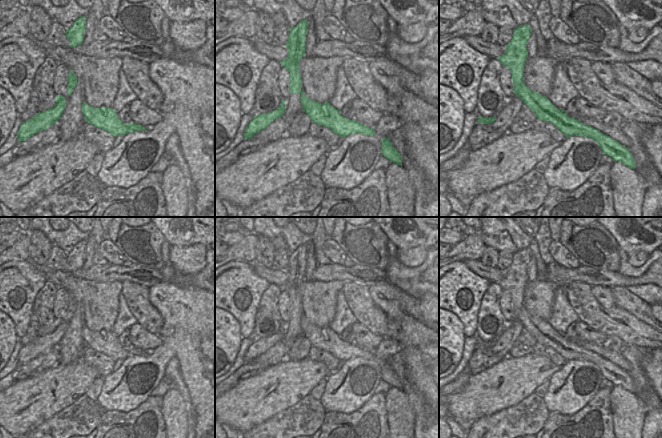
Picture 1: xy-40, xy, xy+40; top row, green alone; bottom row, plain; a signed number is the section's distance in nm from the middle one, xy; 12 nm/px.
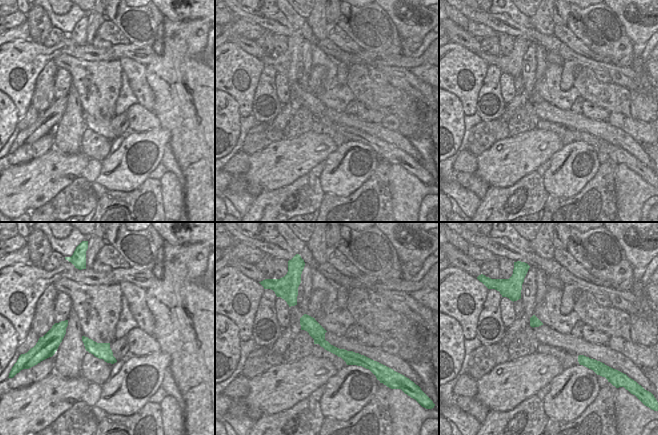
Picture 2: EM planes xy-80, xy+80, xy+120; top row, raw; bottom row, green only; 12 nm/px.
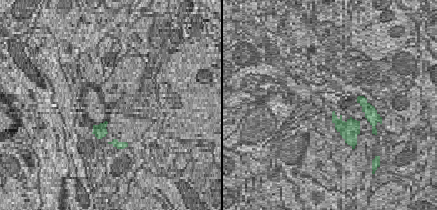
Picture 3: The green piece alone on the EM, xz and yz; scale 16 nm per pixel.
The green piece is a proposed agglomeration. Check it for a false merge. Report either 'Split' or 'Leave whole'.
Split

